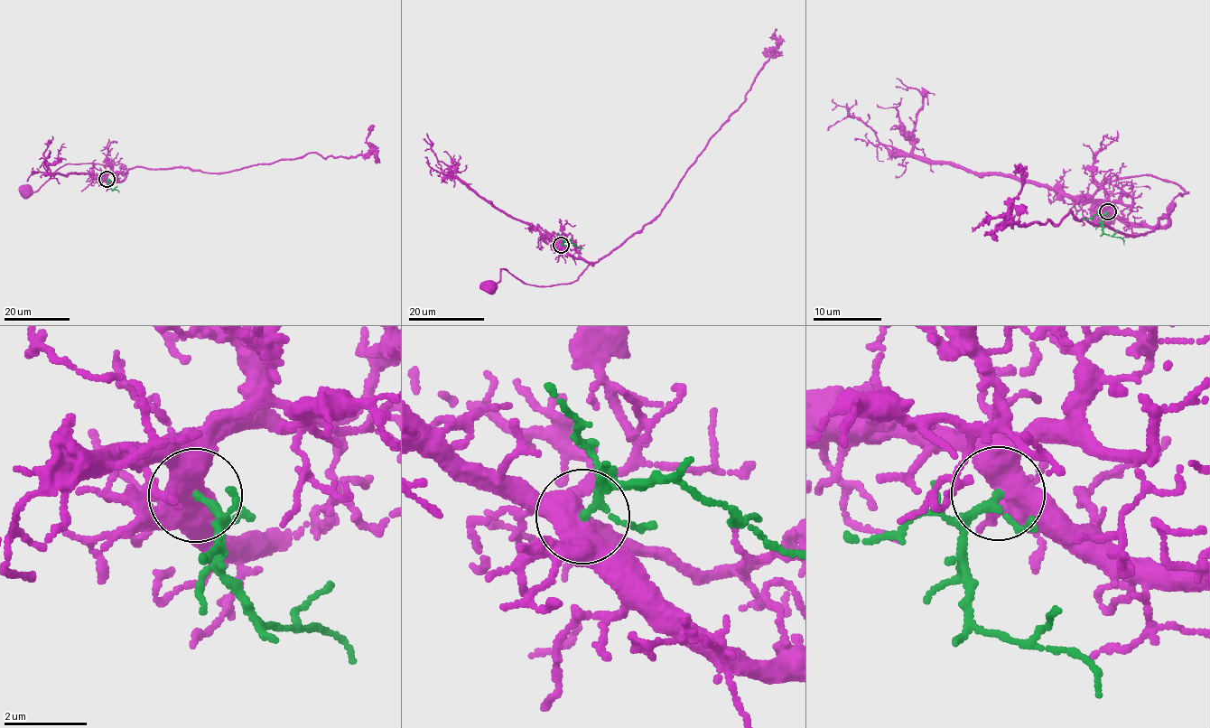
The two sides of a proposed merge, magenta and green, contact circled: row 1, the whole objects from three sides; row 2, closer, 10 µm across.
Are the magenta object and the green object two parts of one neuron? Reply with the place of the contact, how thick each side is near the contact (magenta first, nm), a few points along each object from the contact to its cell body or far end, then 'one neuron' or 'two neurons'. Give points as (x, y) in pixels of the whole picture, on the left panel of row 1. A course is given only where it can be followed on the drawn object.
place (107, 179); calibres 480 and 150 nm; course magenta (106, 179), (110, 182), (124, 181), (125, 165), (93, 163), (64, 164), (37, 190), (24, 192); course green (106, 179), (108, 185), (119, 191); one neuron

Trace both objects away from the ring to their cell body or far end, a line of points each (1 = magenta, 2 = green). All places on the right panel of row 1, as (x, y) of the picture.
1: (1108, 211), (1159, 227), (1168, 204), (1187, 192), (1153, 176), (1124, 176), (1093, 198), (1102, 215)
2: (1108, 211), (1102, 218), (1103, 232), (1119, 237), (1123, 244)

